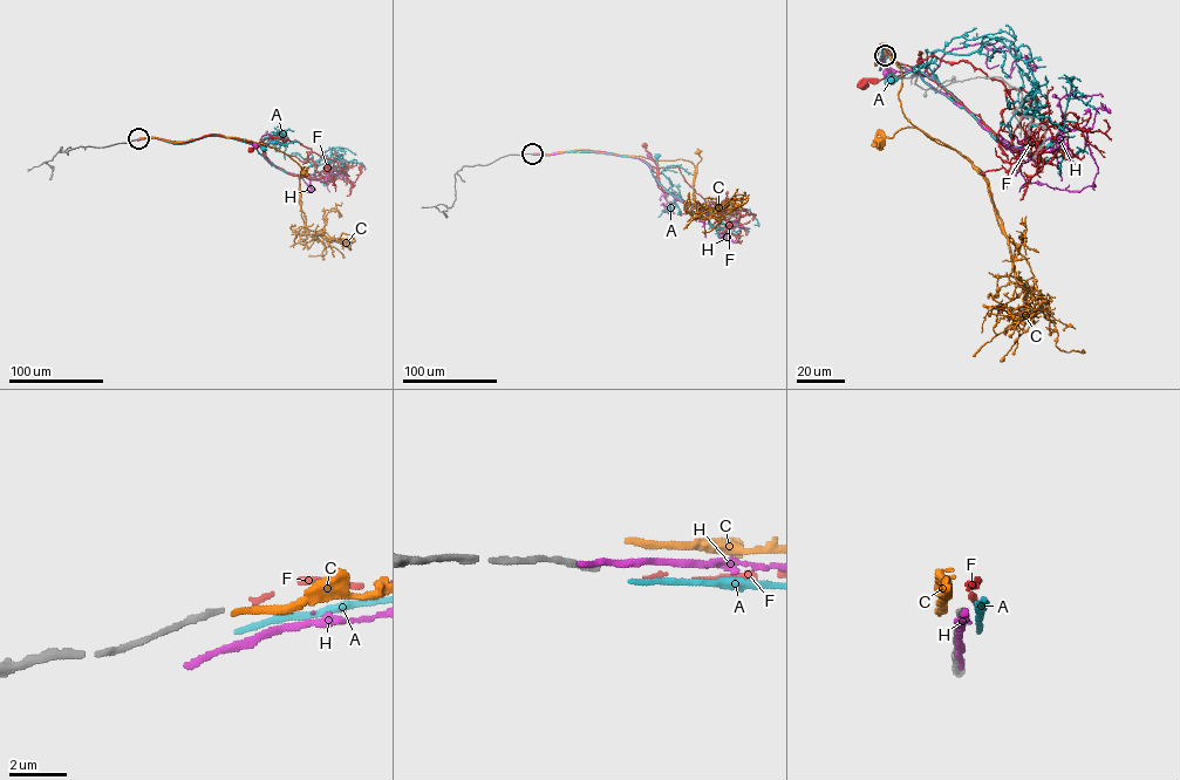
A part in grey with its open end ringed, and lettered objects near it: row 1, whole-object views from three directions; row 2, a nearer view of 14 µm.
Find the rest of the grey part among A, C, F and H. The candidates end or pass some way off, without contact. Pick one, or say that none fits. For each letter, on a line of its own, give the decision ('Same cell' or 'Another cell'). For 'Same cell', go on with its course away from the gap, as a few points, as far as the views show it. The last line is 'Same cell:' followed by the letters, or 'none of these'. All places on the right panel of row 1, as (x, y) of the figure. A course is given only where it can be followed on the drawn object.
A: Another cell
C: Another cell
F: Same cell. Its course: (886, 55), (875, 62), (881, 43), (899, 63), (921, 61), (981, 120), (922, 74), (907, 72), (864, 84)
H: Another cell
Same cell: F

